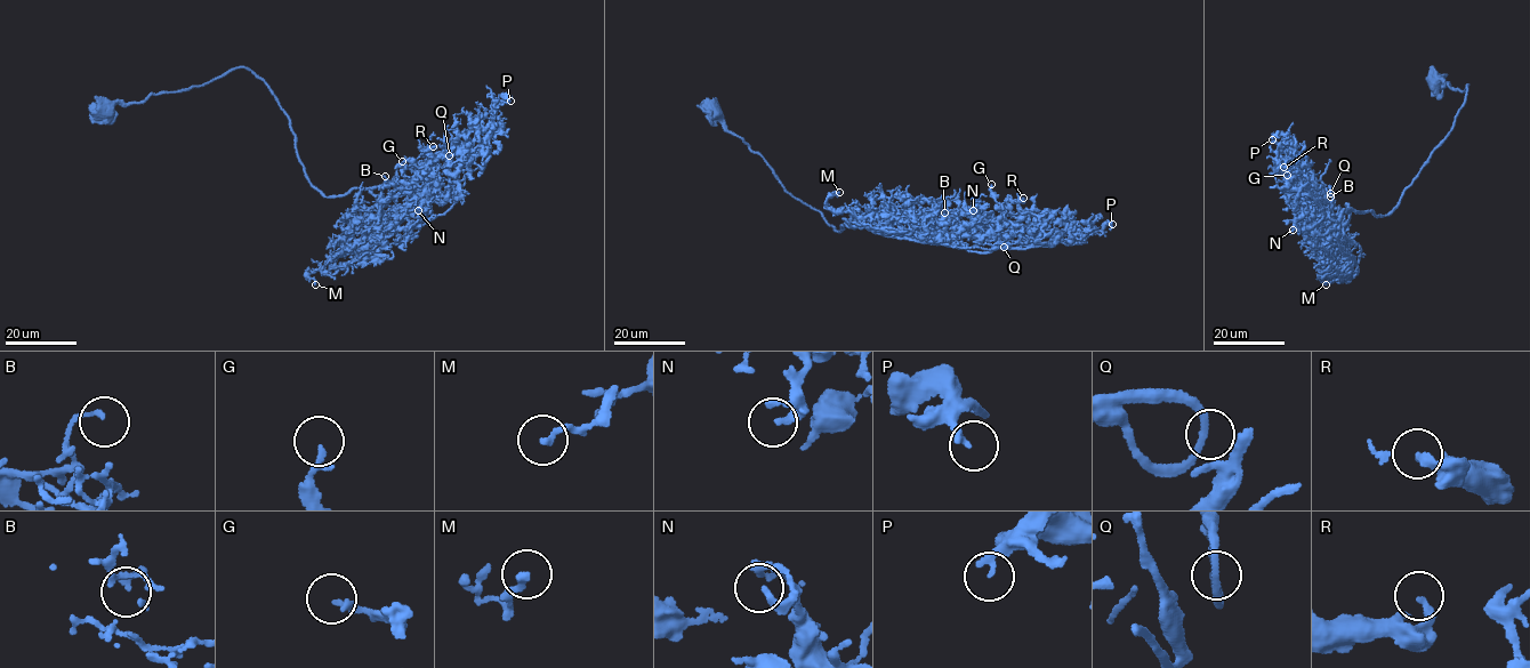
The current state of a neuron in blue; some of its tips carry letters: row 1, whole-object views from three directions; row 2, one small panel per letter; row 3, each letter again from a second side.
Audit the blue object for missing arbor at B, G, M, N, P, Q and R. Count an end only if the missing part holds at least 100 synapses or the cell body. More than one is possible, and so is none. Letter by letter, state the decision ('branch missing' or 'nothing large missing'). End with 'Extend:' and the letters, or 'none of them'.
B: nothing large missing
G: nothing large missing
M: nothing large missing
N: nothing large missing
P: nothing large missing
Q: nothing large missing
R: nothing large missing
Extend: none of them

